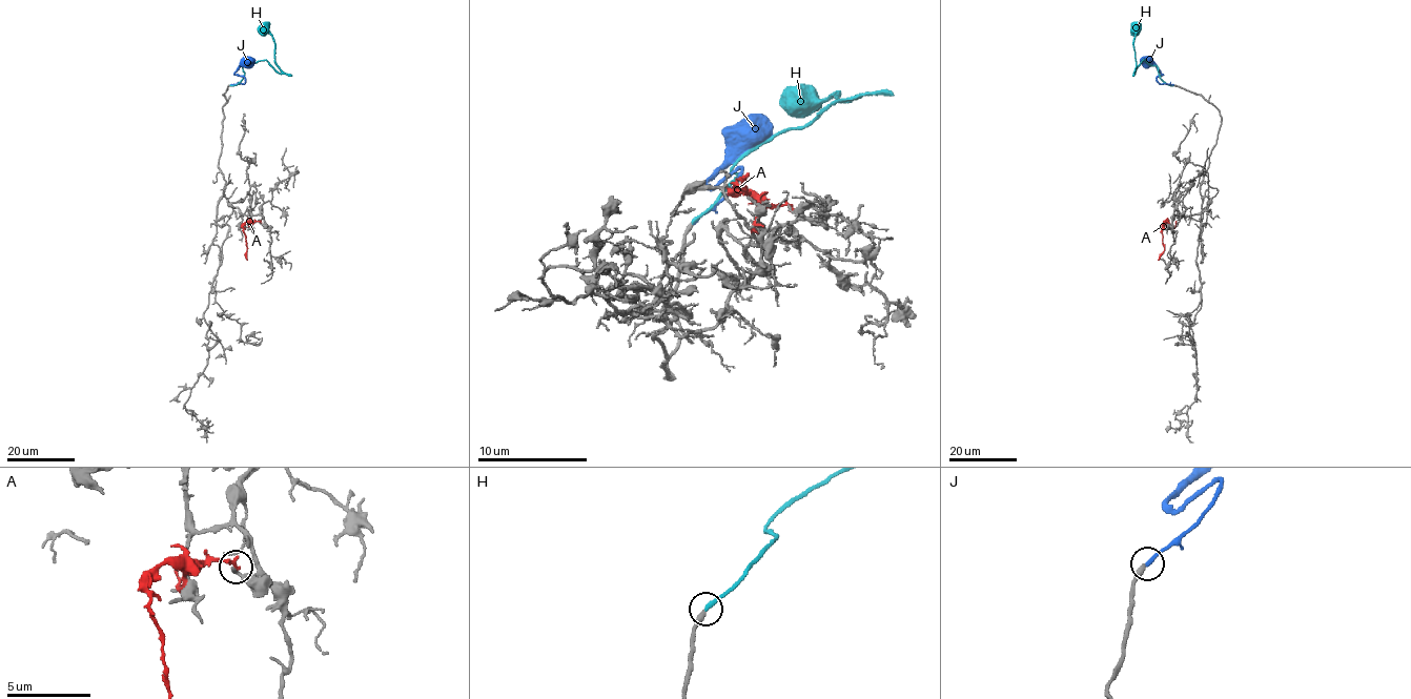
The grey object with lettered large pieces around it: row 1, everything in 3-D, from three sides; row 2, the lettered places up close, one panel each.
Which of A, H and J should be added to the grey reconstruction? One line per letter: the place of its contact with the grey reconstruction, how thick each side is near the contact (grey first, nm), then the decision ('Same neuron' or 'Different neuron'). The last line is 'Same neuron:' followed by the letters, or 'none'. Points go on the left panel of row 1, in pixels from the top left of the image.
A: Touches grey at (261, 222). Thickness 240 nm (grey) against 240 nm. Different neuron
H: Touches grey at (230, 85). Thickness 300 nm (grey) against 240 nm. Different neuron
J: Touches grey at (230, 85). Thickness 300 nm (grey) against 240 nm. Same neuron
Same neuron: J

